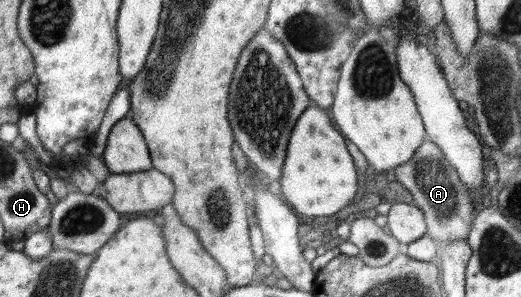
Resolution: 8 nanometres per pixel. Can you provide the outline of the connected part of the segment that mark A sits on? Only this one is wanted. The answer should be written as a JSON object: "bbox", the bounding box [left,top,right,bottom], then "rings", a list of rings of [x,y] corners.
{"bbox":[393,140,476,246],"rings":[[[426,140],[409,161],[393,168],[393,173],[396,180],[411,193],[413,204],[424,213],[427,221],[426,233],[434,240],[437,239],[441,246],[447,245],[452,239],[468,241],[476,211],[473,200],[457,170],[435,143]]]}

